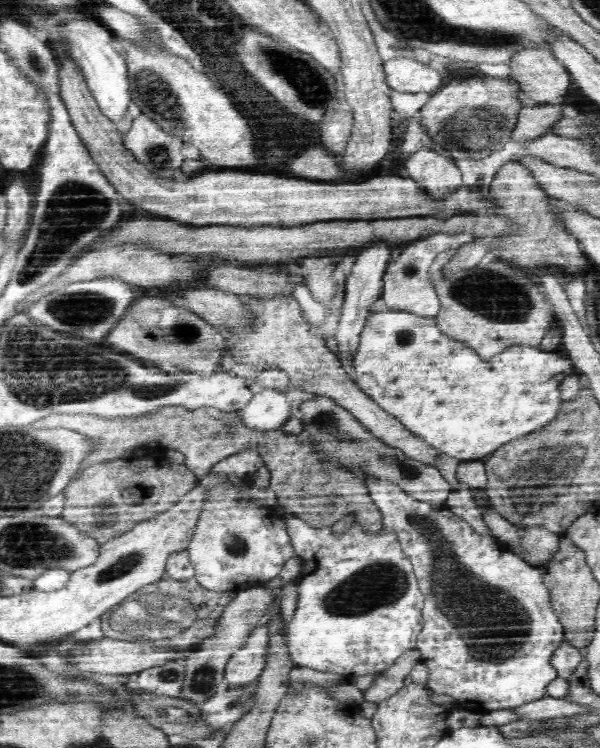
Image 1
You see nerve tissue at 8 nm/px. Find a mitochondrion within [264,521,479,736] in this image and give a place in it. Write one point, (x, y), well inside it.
(381, 584)

